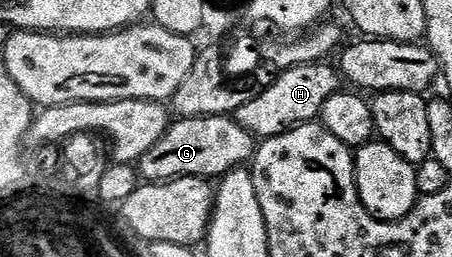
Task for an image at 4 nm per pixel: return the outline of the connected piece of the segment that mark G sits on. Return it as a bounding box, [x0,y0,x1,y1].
[137,114,257,183]

